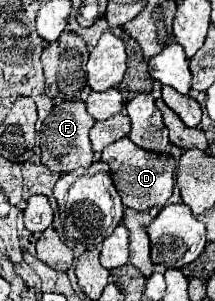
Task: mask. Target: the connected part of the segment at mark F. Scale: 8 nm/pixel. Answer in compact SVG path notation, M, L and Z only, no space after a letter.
M55 99L55 105L41 127L41 163L57 173L69 173L79 167L89 167L93 163L89 129L93 125L95 119L89 115L81 99Z

